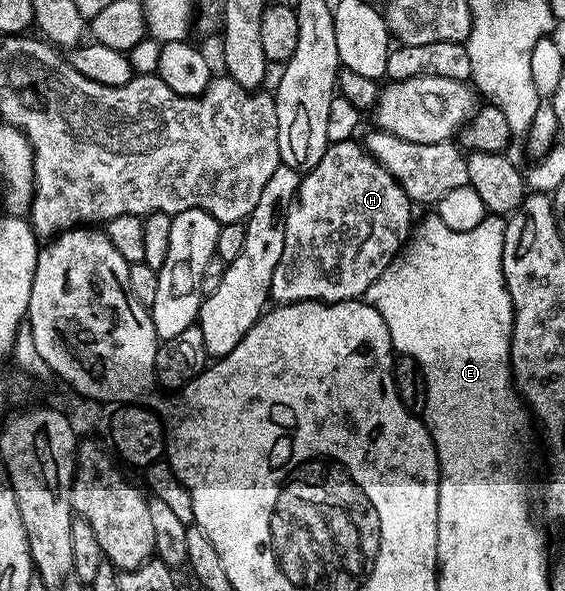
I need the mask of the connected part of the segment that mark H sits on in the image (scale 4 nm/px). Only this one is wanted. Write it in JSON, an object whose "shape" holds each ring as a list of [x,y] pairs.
{"shape":[[[359,141],[331,143],[322,156],[322,160],[318,160],[318,164],[314,164],[314,168],[301,177],[300,191],[296,193],[296,201],[288,207],[288,219],[284,221],[282,260],[278,260],[278,268],[274,268],[270,291],[271,301],[283,304],[286,302],[350,302],[363,299],[370,284],[374,284],[374,280],[378,280],[378,276],[382,276],[384,269],[392,265],[394,259],[401,253],[402,247],[407,243],[410,231],[414,226],[412,209],[414,209],[414,203],[411,198],[406,196],[406,192],[400,187],[398,180],[394,180],[394,176],[390,176],[390,172],[382,164],[378,164],[378,160],[374,160],[374,156],[369,154]]]}

